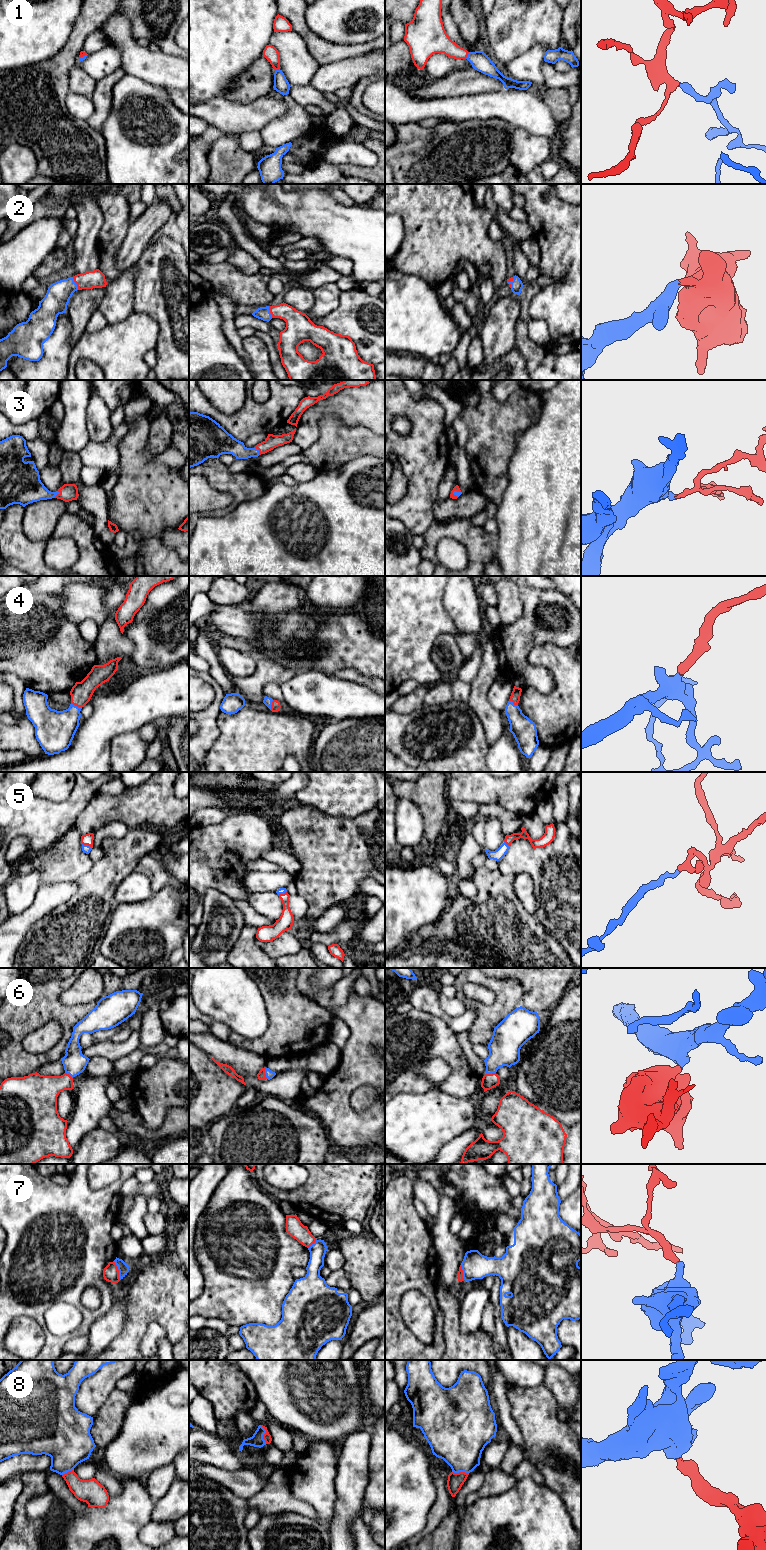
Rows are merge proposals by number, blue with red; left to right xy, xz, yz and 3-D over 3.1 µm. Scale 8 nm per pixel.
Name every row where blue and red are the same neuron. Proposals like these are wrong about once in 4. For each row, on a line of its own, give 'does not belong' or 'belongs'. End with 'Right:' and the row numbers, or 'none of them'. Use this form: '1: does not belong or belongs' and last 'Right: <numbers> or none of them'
1: belongs
2: belongs
3: belongs
4: belongs
5: belongs
6: belongs
7: does not belong
8: belongs
Right: 1, 2, 3, 4, 5, 6, 8

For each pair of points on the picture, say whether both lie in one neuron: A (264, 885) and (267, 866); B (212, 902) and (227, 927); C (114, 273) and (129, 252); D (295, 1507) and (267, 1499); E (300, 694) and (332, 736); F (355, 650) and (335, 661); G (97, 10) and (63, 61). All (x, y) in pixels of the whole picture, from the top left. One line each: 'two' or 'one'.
A: two
B: one
C: two
D: one
E: two
F: one
G: one

